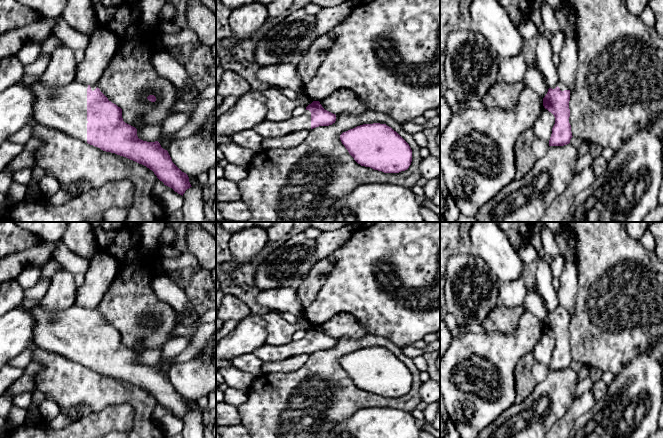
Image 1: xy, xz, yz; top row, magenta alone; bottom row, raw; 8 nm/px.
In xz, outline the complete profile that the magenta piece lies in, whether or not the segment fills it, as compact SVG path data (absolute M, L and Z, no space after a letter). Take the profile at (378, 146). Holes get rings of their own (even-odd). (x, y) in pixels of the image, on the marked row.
M363 124L343 132L340 140L361 166L384 173L399 173L409 168L409 144L386 124Z

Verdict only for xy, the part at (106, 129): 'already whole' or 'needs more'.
needs more

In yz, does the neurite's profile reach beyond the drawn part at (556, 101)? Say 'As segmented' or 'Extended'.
Extended

